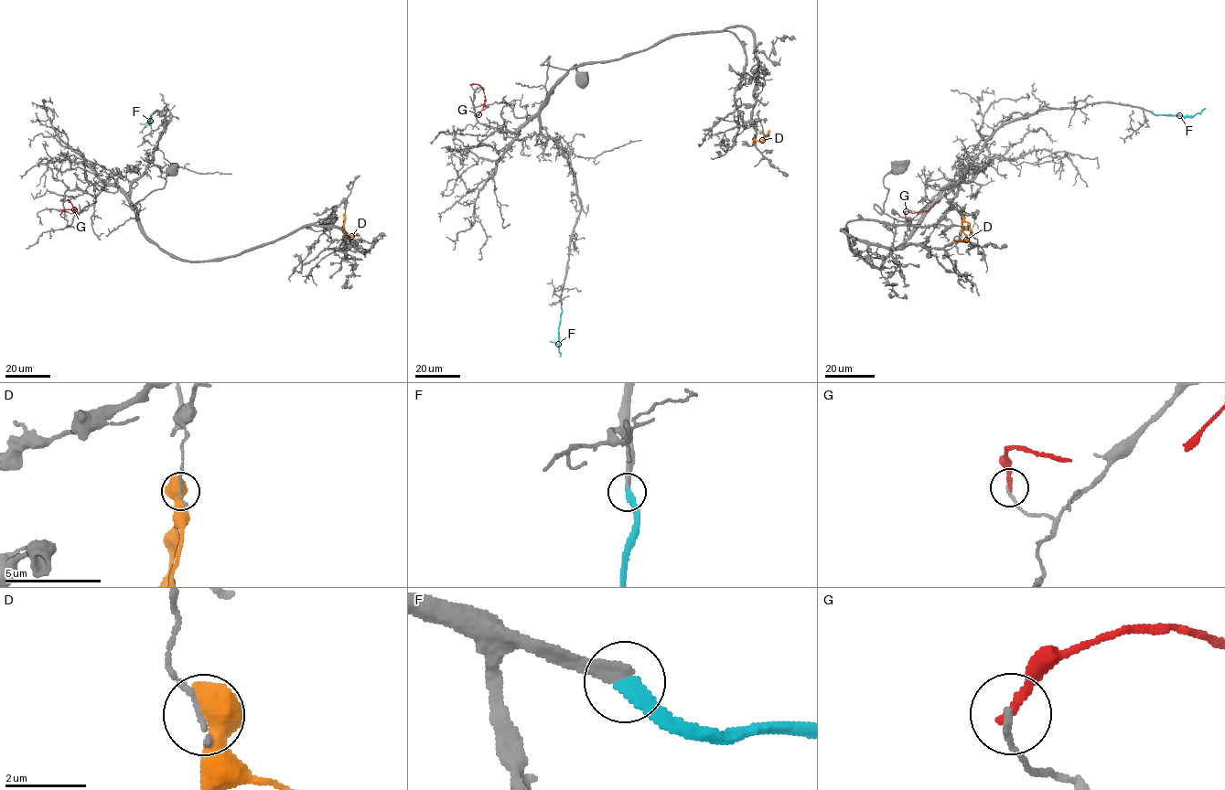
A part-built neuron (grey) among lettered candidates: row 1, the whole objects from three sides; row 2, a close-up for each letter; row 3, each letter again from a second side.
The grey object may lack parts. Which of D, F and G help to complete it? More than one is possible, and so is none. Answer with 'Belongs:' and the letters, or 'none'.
Belongs: F

